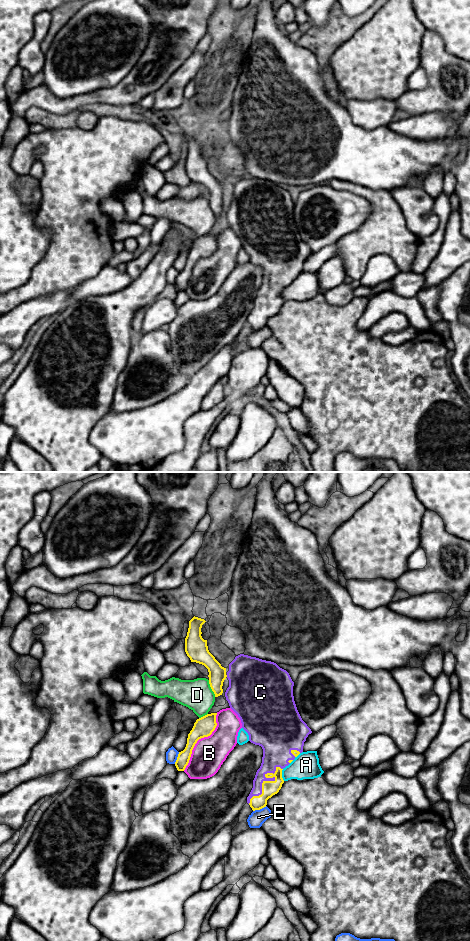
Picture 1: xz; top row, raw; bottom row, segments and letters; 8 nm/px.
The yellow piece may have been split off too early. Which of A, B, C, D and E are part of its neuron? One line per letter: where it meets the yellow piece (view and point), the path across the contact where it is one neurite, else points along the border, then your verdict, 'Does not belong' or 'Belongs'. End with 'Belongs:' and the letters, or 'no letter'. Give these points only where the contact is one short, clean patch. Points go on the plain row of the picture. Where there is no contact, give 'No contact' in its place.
A: Touches yellow at xz (281, 295). Does not belong
B: Touches yellow at xz (199, 258). Does not belong
C: Touches yellow at xz (270, 301). Belongs
D: Touches yellow at xz (211, 208). Does not belong
E: Touches yellow at xz (259, 329). Does not belong
Belongs: C

